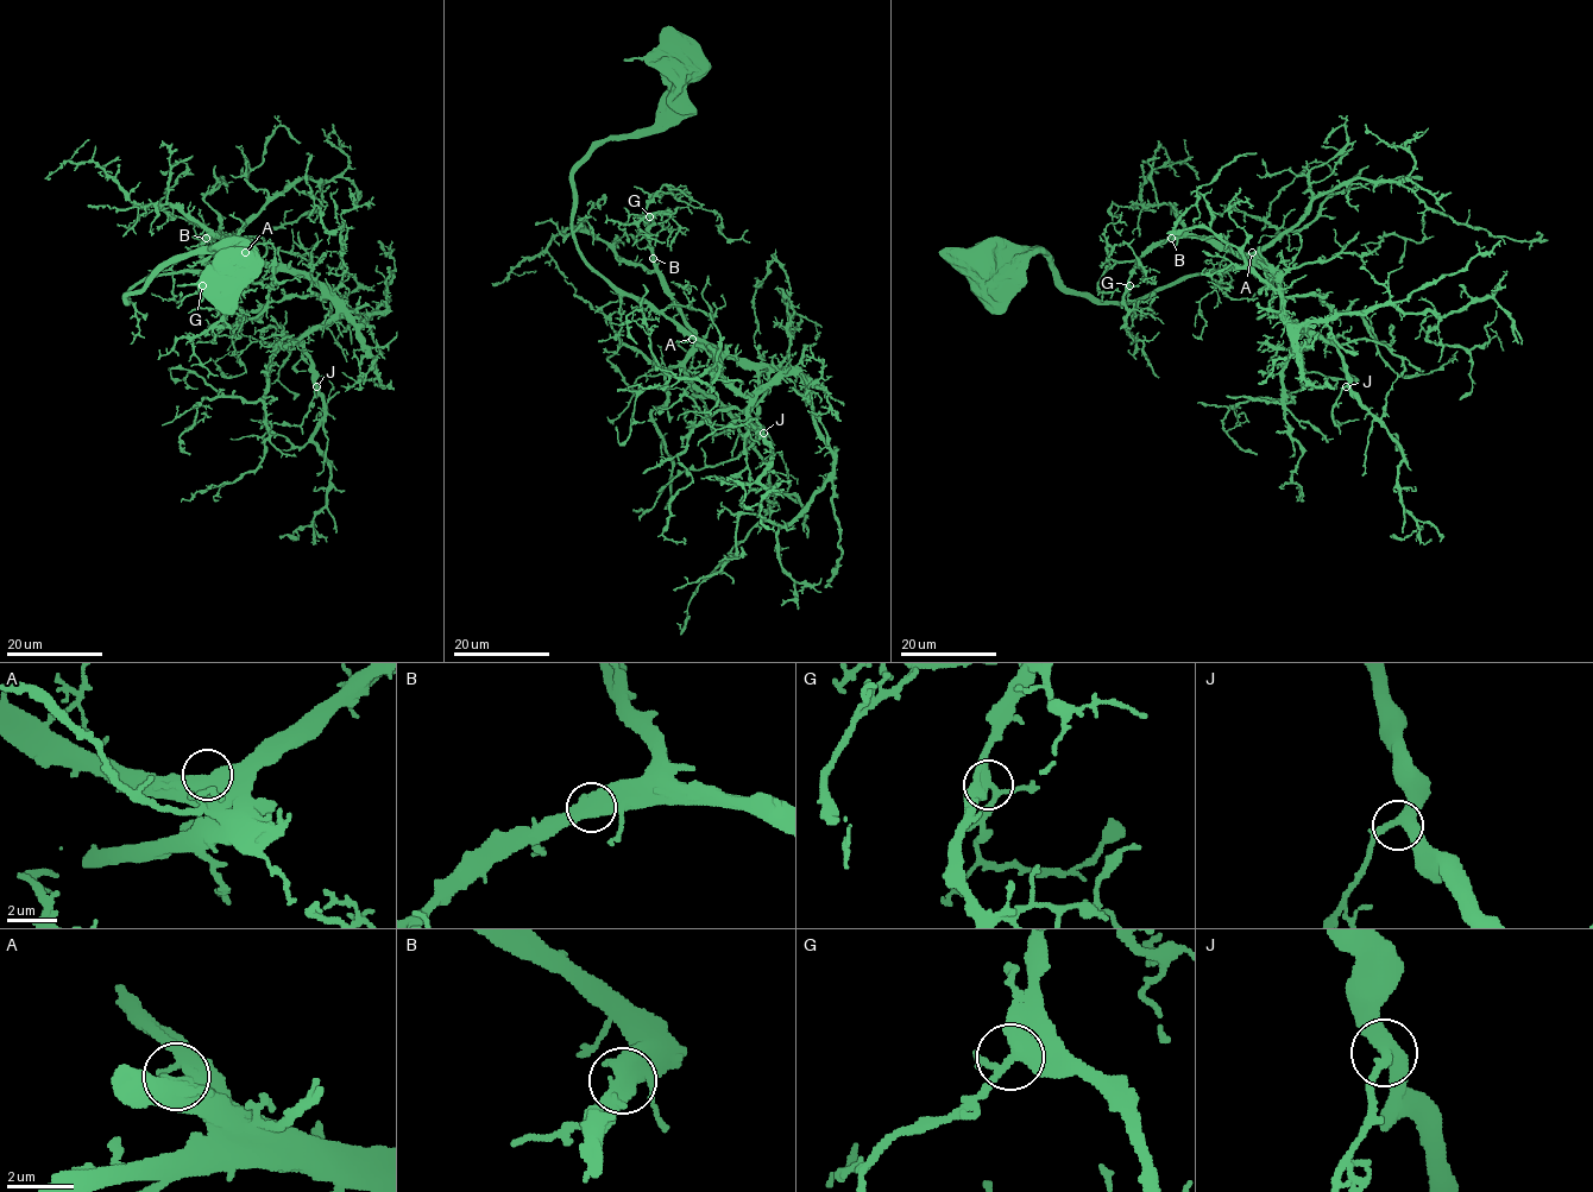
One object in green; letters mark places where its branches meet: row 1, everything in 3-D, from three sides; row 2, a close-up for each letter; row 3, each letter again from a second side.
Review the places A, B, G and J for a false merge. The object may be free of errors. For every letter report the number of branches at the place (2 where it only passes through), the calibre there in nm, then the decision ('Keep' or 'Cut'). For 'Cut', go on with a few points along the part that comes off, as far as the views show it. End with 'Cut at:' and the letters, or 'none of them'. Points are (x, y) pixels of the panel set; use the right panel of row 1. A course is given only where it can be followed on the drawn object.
A: Branches: 1. Thickness 850 nm. Keep
B: Branches: 2. Thickness 500 nm. Keep
G: Branches: 3. Thickness 360 nm. Keep
J: Branches: 3. Thickness 380 nm. Keep
Cut at: none of them

